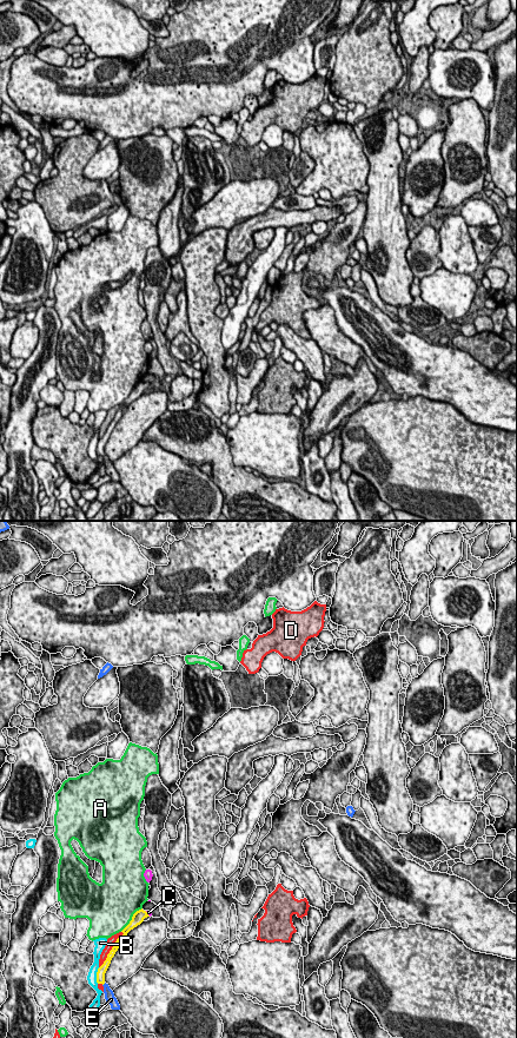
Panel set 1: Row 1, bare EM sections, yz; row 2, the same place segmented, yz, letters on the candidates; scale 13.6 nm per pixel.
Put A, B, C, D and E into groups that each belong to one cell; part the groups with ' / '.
A / B / C / D / E

